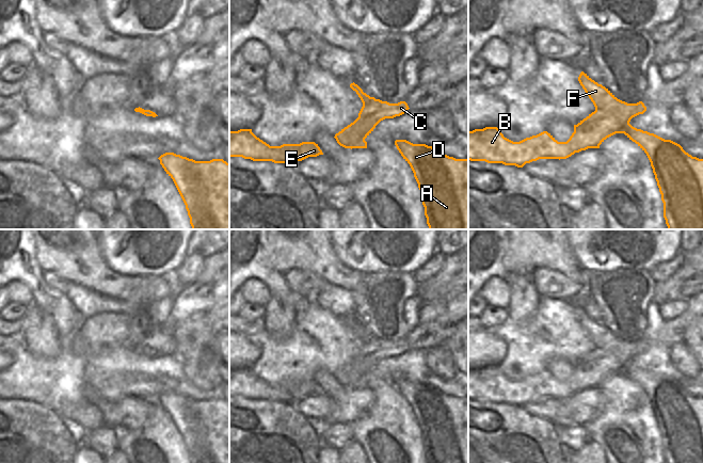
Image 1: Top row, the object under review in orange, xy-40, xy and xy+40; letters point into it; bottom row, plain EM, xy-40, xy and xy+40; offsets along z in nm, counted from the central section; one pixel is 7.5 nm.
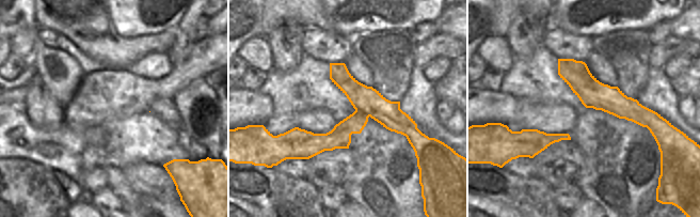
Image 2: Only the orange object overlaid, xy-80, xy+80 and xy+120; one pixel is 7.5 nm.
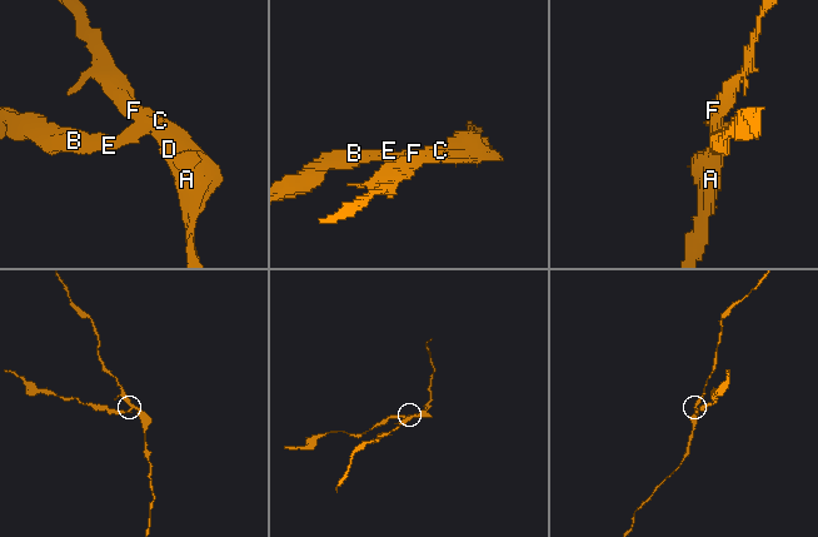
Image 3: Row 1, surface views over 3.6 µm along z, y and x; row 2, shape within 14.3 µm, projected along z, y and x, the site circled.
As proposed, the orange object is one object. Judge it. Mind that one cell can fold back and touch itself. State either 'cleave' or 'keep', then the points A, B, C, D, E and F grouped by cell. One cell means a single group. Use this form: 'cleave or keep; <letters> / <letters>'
cleave; A D F / B C E

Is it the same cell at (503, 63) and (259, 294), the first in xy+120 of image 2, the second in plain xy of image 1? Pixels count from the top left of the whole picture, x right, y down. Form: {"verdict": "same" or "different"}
{"verdict": "same"}

